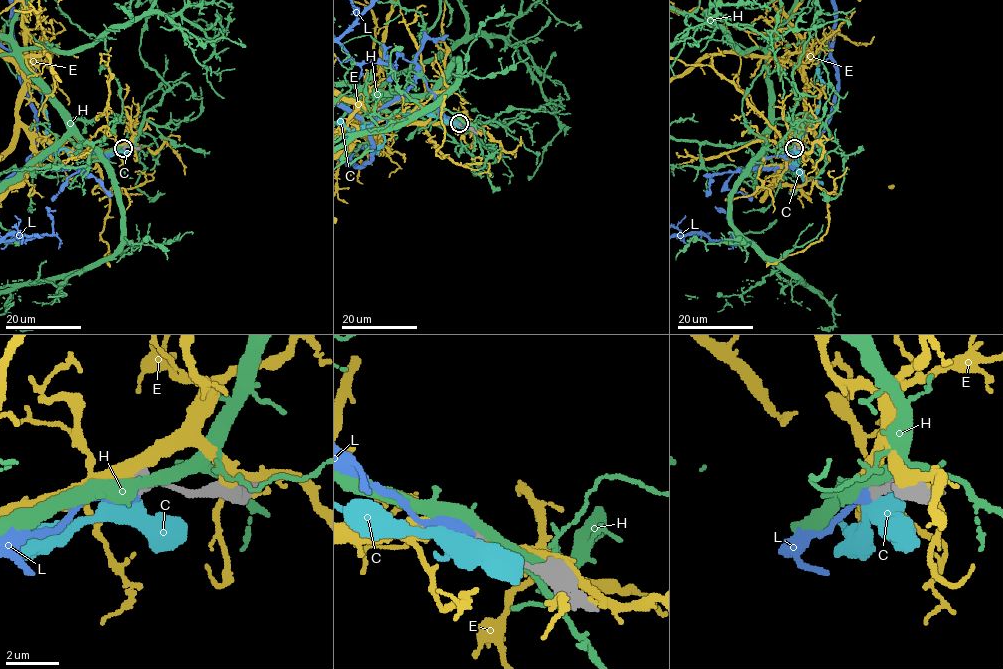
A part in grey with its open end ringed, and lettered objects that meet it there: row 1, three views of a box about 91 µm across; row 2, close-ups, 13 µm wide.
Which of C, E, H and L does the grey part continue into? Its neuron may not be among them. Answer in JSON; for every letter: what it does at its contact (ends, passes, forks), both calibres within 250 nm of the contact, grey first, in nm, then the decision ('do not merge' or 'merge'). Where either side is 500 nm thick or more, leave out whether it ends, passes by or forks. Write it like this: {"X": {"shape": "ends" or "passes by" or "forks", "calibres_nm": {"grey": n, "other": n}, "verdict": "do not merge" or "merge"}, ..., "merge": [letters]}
{"C": {"shape": "forks", "calibres_nm": {"grey": 480, "other": 460}, "verdict": "do not merge"}, "E": {"calibres_nm": {"grey": 500, "other": 480}, "verdict": "do not merge"}, "H": {"calibres_nm": {"grey": 500, "other": 440}, "verdict": "do not merge"}, "L": {"calibres_nm": {"grey": 500, "other": 550}, "verdict": "merge"}, "merge": ["L"]}

